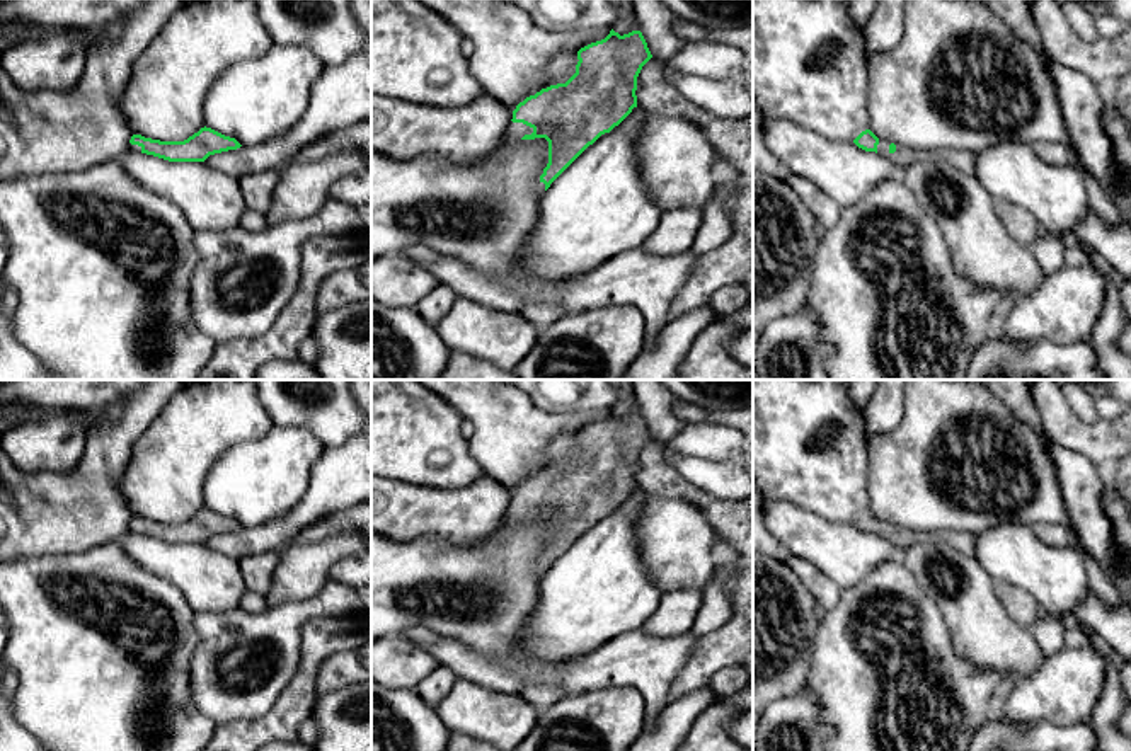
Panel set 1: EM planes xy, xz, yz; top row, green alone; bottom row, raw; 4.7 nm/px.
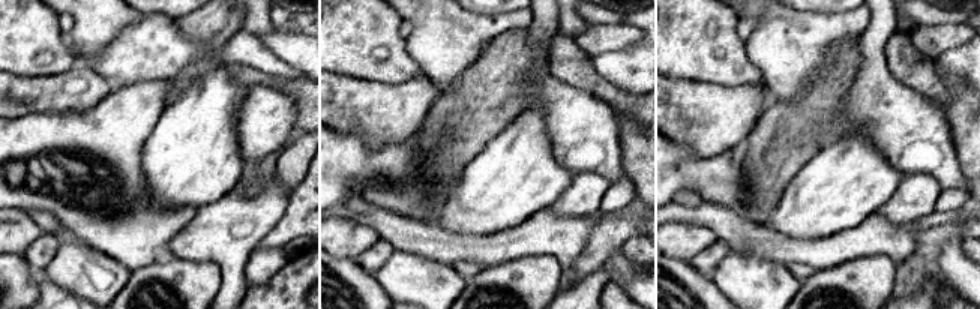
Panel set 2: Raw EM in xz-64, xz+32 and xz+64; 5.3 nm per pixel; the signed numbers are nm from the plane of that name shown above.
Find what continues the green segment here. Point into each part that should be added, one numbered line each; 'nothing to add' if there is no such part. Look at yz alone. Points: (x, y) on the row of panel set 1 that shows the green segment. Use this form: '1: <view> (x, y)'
1: yz (963, 160)

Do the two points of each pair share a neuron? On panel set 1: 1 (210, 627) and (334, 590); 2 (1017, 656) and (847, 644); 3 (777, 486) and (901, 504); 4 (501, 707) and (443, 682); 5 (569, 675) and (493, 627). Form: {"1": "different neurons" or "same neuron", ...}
{"1": "same neuron", "2": "different neurons", "3": "different neurons", "4": "different neurons", "5": "different neurons"}

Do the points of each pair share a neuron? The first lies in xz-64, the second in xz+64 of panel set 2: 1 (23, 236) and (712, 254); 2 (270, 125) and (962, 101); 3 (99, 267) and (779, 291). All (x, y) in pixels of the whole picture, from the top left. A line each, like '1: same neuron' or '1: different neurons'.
1: same neuron
2: different neurons
3: same neuron

